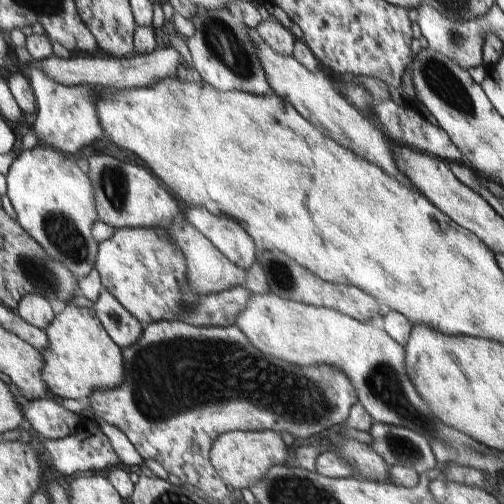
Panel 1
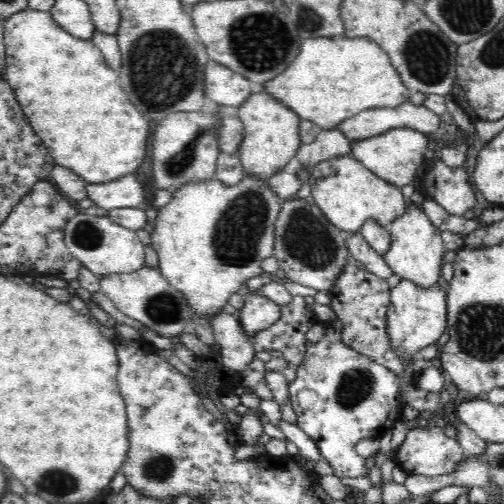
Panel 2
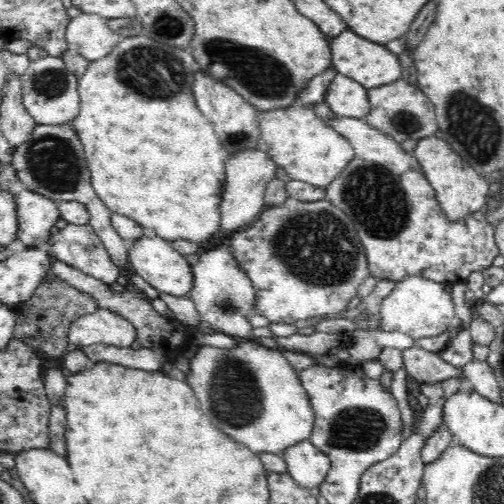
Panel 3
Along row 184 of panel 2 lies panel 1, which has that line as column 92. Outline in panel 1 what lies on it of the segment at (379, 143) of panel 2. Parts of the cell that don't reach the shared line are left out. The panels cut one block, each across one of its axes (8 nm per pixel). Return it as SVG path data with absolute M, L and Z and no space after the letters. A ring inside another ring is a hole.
M155 322L155 324L149 324L143 328L143 334L141 338L129 346L129 348L123 348L123 358L125 358L125 382L123 386L115 388L115 390L103 390L103 392L93 392L93 396L87 400L87 404L91 404L93 408L93 416L95 420L97 418L103 418L107 424L119 428L127 440L135 446L137 454L143 458L143 460L149 460L153 458L155 462L159 462L167 474L175 474L183 486L195 486L197 492L213 502L223 502L227 498L227 486L225 486L225 480L215 472L213 464L211 464L211 448L215 444L215 440L221 436L221 434L229 434L229 432L263 432L263 430L275 430L277 434L281 432L289 432L293 438L311 438L313 434L319 434L323 430L327 430L329 426L335 426L335 424L341 424L341 422L347 422L349 418L349 410L353 404L357 404L357 392L353 388L353 384L349 382L349 378L333 368L333 366L311 366L311 368L301 368L301 366L295 366L295 364L289 364L285 360L279 360L279 358L273 358L269 354L263 354L259 350L255 350L255 346L249 342L249 338L241 332L241 328L237 328L235 324L233 326L227 326L227 328L197 328L197 326L191 326L191 324L185 324L185 322Z

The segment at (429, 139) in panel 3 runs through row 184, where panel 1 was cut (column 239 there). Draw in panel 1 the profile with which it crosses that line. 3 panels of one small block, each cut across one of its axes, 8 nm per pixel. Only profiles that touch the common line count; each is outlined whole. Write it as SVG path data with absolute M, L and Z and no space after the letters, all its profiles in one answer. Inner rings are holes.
M269 430L221 434L211 448L211 464L225 484L231 484L233 488L253 488L261 478L265 478L269 468L285 464L285 444L277 432Z

